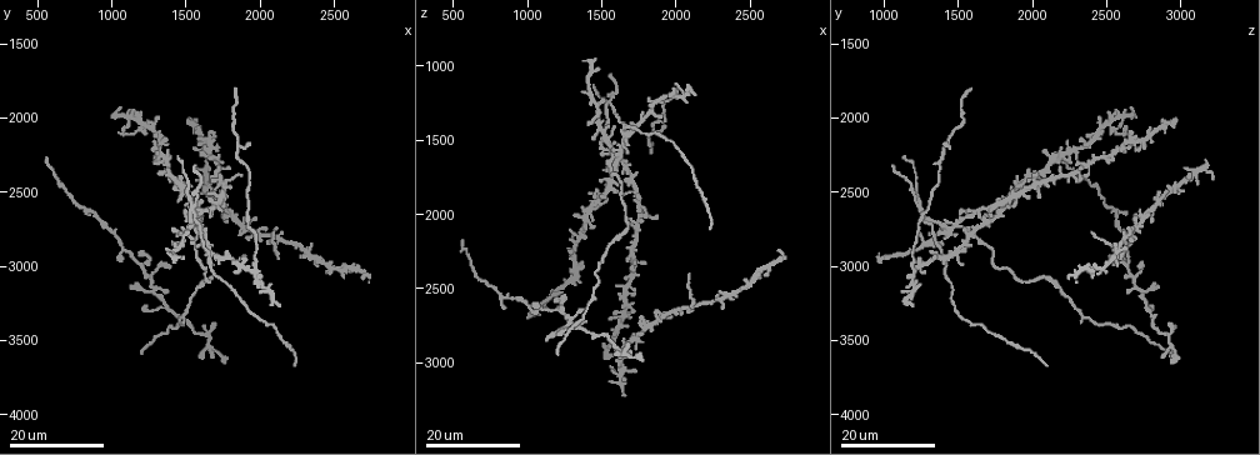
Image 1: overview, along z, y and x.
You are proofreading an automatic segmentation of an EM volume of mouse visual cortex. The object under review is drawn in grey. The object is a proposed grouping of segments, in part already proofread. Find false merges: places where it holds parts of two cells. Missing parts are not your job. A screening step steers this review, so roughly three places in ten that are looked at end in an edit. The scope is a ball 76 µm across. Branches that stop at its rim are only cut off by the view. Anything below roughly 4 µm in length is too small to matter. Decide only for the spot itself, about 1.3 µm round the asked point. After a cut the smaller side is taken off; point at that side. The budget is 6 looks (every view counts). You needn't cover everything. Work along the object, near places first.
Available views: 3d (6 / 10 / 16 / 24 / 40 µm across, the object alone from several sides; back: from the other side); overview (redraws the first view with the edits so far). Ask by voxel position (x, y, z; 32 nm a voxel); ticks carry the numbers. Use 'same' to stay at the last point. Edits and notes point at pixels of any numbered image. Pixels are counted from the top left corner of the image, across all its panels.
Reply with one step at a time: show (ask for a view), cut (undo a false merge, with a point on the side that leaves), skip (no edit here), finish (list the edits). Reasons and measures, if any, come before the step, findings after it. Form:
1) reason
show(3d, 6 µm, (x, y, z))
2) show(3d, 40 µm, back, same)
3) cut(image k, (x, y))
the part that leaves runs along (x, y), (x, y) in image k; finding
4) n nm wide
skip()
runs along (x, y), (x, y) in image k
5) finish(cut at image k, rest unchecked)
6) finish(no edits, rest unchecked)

four-way junction
show(3d, 16 µm, (1540, 2640, 1260))

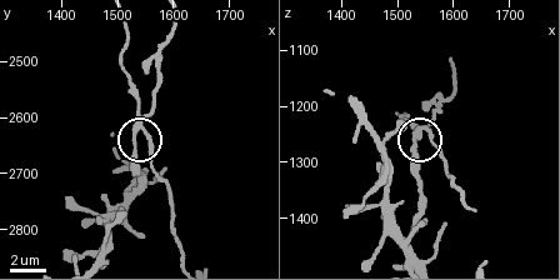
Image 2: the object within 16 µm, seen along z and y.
zoom in
show(3d, 6 µm, (1545, 2625, 1235))

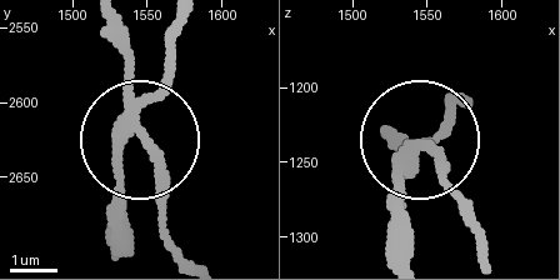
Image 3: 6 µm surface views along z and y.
260 nm wide
cut(image 3, (120, 39))
a second cell is stuck on

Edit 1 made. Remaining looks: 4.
show(overview)

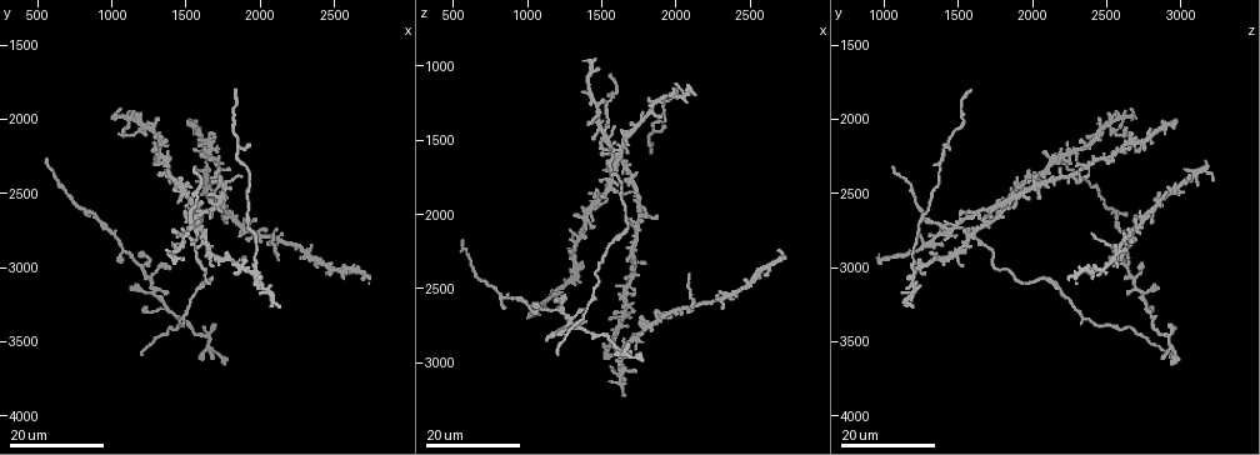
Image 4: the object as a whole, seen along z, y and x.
show(3d, 24 µm, (1960, 3020, 1200))

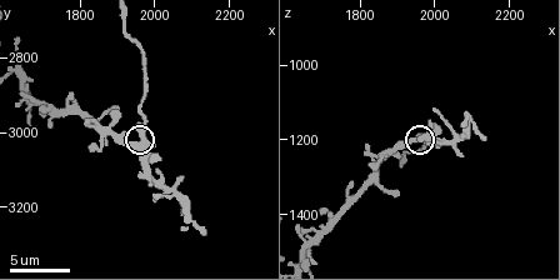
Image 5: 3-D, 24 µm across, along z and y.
show(3d, 6 µm, same)

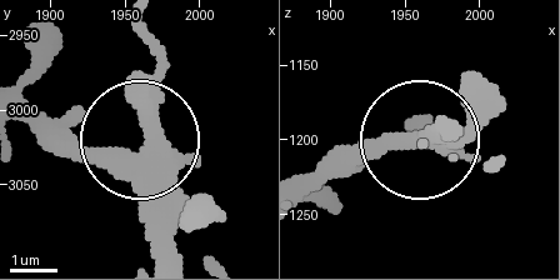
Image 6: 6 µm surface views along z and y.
3 arms
cut(image 6, (164, 65))
the part that leaves runs along (149, 130), (160, 50), (149, 26) in image 6; two cells meet here

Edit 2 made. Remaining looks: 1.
finish(cut at image 3, cut at image 6, rest unchecked)

